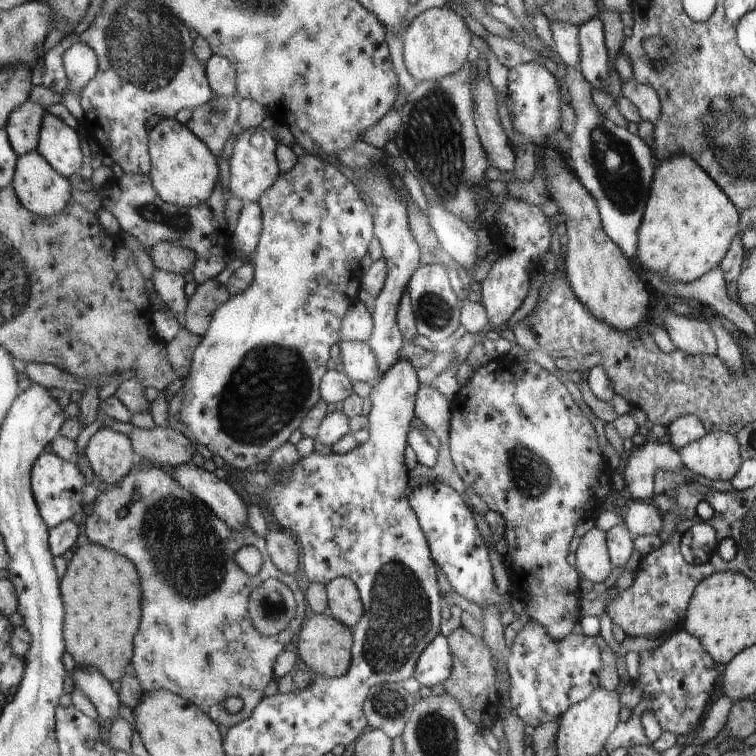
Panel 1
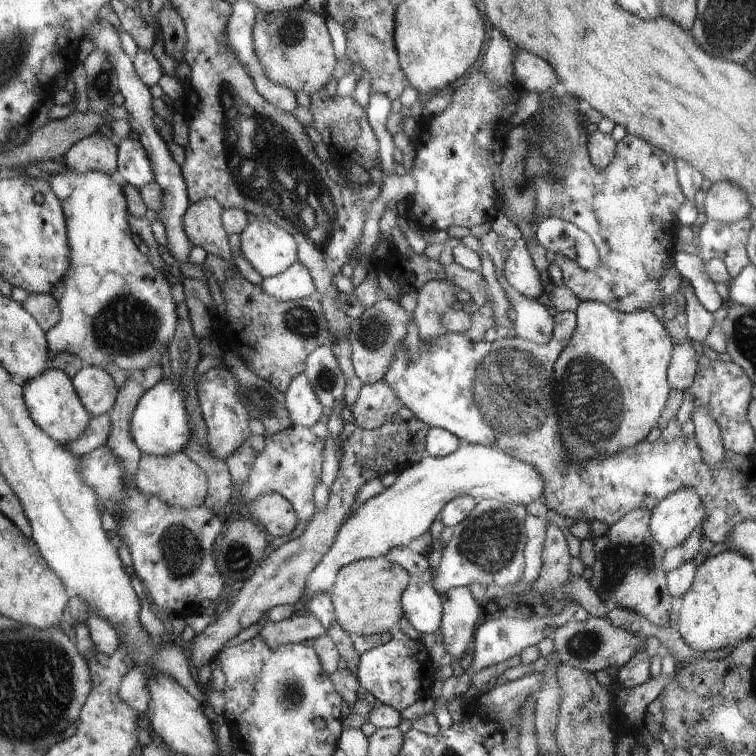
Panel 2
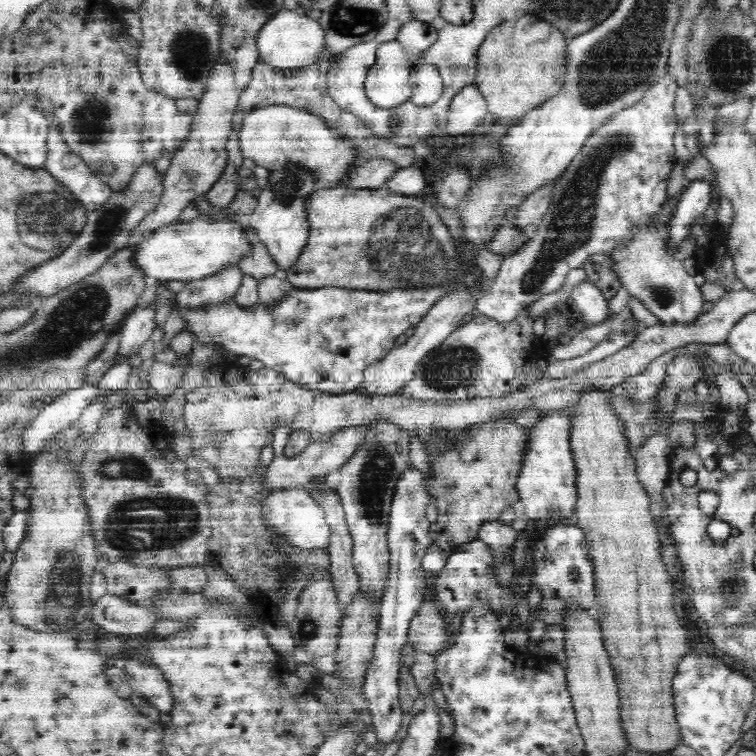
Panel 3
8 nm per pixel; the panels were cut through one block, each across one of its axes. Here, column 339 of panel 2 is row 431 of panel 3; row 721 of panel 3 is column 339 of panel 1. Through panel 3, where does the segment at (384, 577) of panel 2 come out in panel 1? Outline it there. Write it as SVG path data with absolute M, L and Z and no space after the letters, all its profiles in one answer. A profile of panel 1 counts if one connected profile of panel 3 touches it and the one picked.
M324 613L305 619L295 651L315 675L338 678L350 670L353 646L354 632L330 613Z

